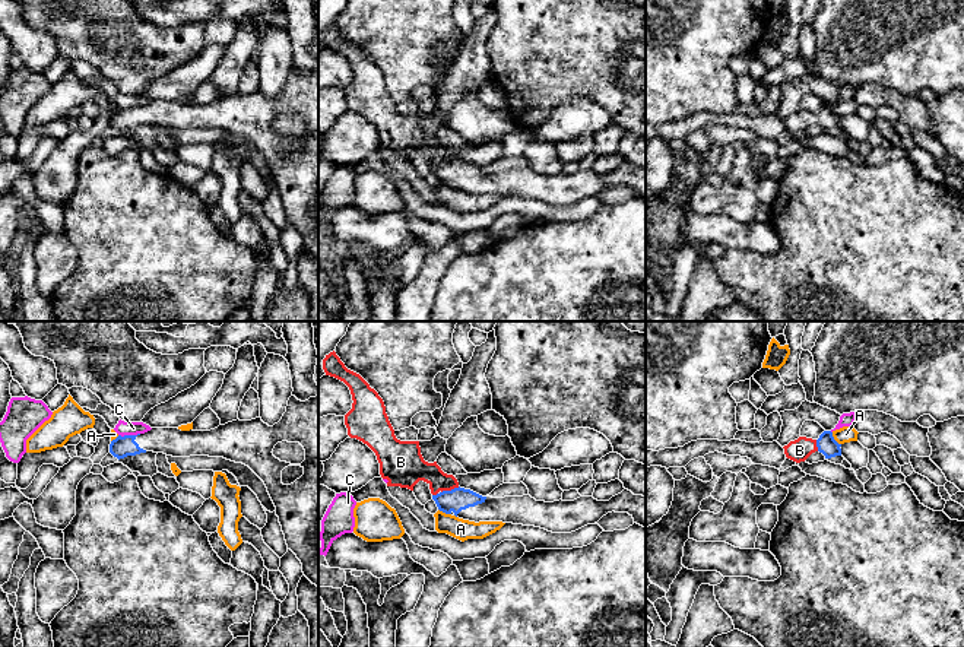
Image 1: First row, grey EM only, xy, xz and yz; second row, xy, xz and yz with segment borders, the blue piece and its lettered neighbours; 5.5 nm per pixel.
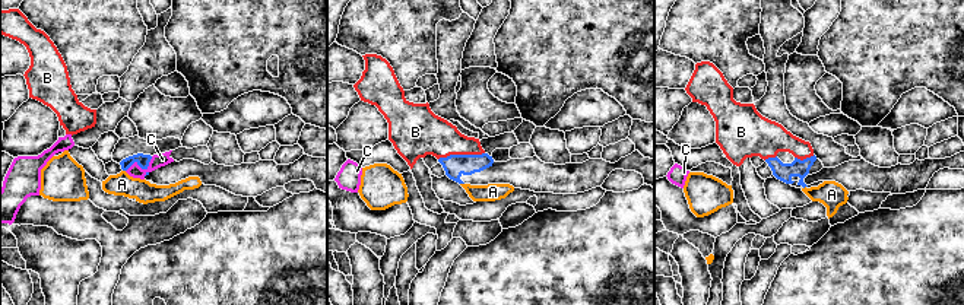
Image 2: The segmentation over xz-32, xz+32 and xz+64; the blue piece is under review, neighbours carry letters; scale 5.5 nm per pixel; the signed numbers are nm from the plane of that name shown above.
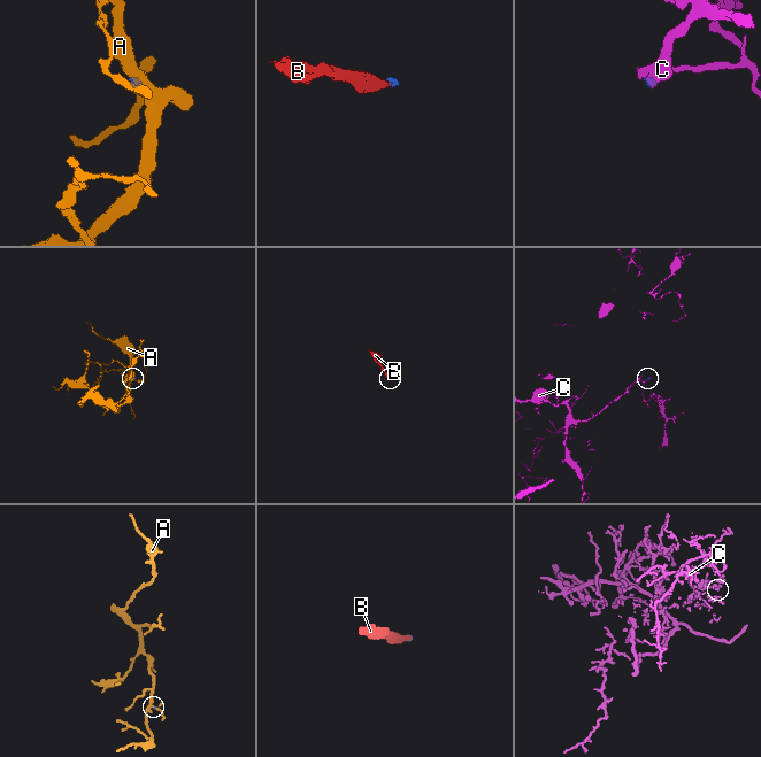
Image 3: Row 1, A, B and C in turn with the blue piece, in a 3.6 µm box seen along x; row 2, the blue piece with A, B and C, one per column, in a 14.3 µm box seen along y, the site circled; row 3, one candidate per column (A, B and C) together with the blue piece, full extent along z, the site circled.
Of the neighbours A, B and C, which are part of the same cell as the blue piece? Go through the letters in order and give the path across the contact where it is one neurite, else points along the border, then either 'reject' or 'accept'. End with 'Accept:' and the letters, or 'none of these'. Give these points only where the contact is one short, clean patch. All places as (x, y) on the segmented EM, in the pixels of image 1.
A: border yz (831, 433), (840, 444); reject
B: way xz (459, 498), (450, 491), (430, 472), (412, 468); accept
C: border xy (139, 433), (119, 435); reject
Accept: B

